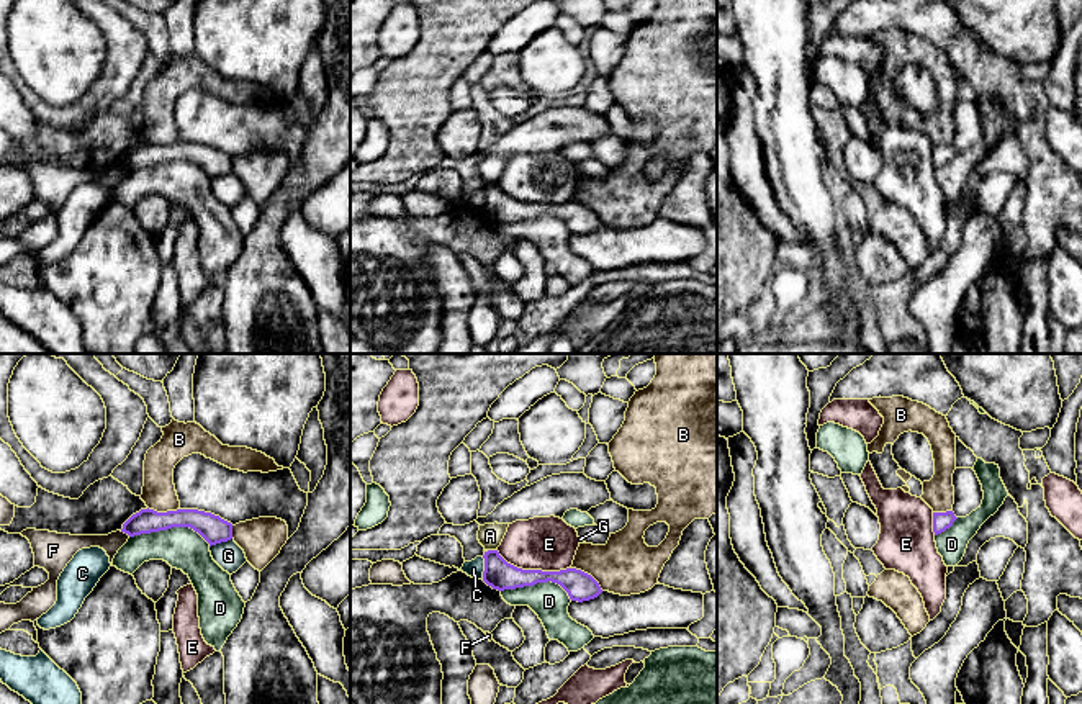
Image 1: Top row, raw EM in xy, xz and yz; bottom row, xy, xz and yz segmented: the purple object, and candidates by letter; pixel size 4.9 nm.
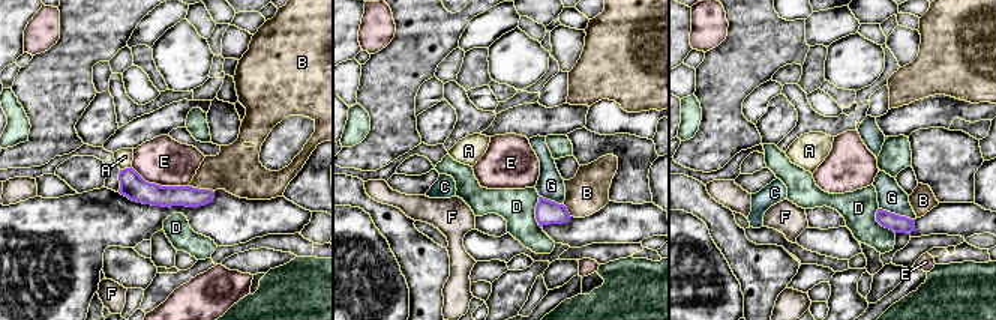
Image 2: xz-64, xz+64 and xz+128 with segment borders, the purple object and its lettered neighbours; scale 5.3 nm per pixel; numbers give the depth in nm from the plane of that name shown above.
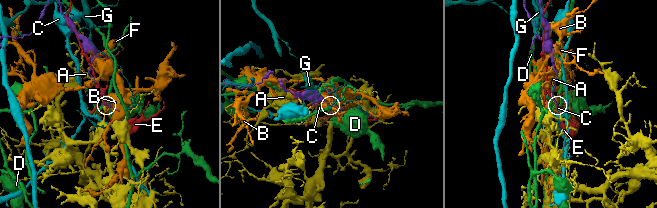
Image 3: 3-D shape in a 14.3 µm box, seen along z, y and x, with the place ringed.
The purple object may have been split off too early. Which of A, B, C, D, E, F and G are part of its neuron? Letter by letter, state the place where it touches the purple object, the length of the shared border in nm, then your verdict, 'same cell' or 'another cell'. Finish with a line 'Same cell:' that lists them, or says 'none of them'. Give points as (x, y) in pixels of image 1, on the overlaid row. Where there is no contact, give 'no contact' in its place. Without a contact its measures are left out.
A: meets purple in xz at (493, 550); contact 50 nm long; another cell
B: meets purple in xz at (586, 573); contact 200 nm long; another cell
C: meets purple in xz at (485, 568); contact 110 nm long; another cell
D: meets purple in xy at (171, 528); contact 400 nm long; another cell
E: meets purple in xz at (534, 570); contact 380 nm long; another cell
F: meets purple in xy at (125, 532); contact 60 nm long; another cell
G: meets purple in xy at (220, 542); contact 120 nm long; another cell
Same cell: none of them

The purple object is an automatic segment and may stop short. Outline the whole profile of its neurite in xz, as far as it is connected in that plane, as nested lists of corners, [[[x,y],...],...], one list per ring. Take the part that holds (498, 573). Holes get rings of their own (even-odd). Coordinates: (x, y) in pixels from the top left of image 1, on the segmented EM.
[[[498,550],[485,552],[483,558],[483,581],[498,591],[552,581],[560,584],[571,601],[578,602],[594,599],[602,593],[599,583],[591,575],[576,568],[560,571],[522,570],[507,563]]]

